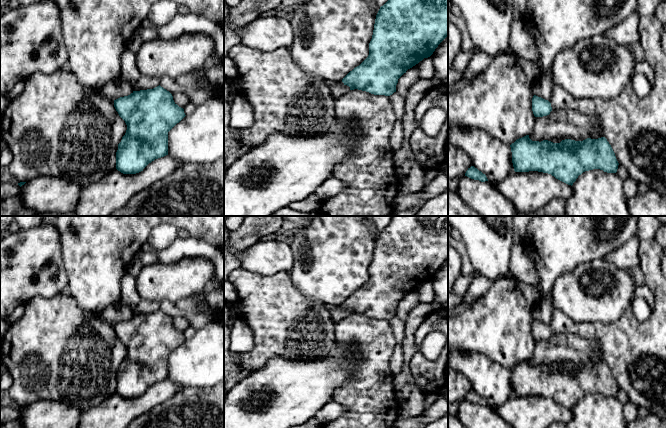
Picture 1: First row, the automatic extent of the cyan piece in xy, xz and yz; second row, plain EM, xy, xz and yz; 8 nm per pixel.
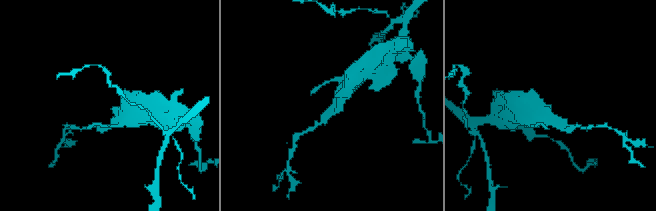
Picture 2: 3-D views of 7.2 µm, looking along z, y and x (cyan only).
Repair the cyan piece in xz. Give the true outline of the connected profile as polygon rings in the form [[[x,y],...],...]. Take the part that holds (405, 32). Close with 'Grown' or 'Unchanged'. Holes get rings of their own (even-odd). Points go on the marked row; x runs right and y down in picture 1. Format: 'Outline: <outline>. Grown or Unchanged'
Outline: [[[388,0],[380,7],[369,43],[368,57],[343,79],[350,90],[390,96],[398,79],[424,58],[430,57],[448,36],[448,0]]]. Unchanged

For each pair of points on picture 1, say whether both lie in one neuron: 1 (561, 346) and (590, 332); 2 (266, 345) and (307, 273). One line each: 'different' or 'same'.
1: different
2: different

